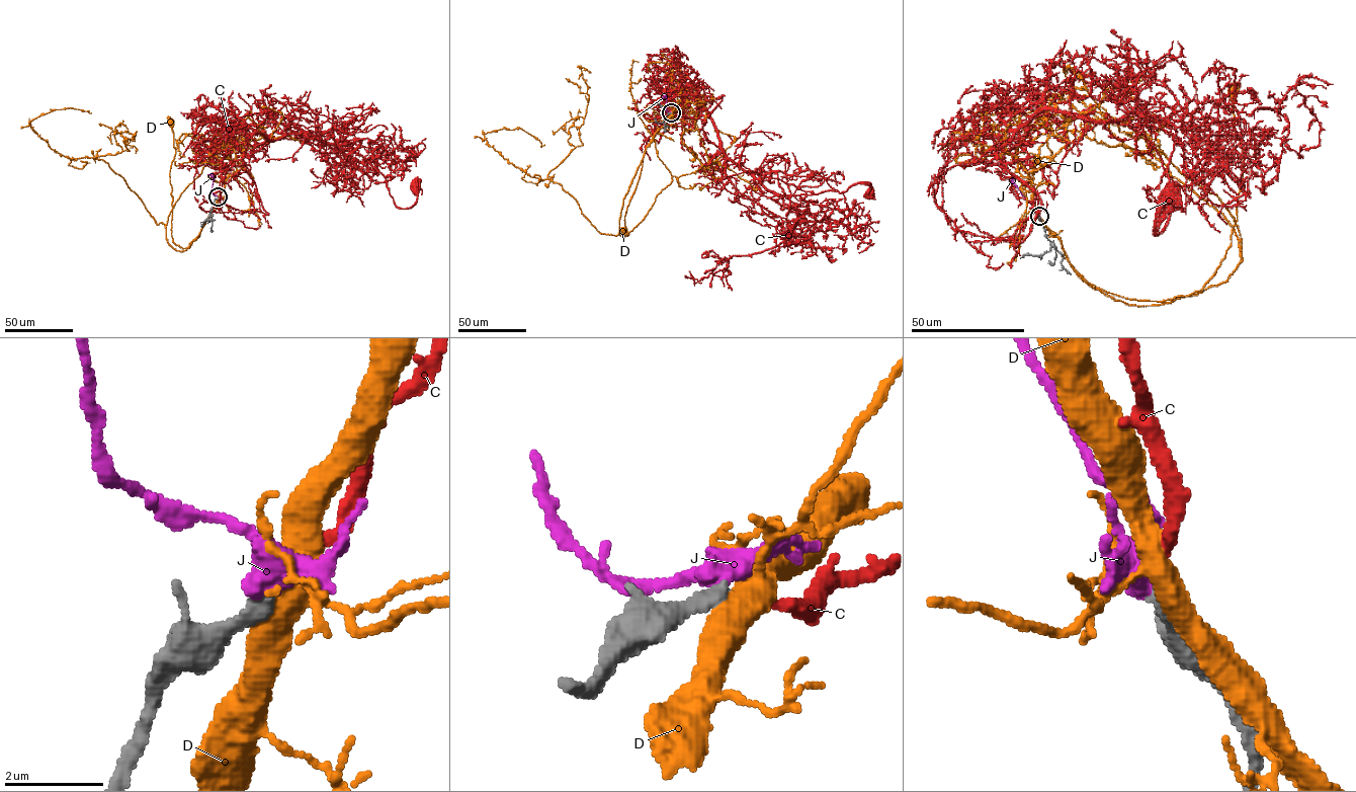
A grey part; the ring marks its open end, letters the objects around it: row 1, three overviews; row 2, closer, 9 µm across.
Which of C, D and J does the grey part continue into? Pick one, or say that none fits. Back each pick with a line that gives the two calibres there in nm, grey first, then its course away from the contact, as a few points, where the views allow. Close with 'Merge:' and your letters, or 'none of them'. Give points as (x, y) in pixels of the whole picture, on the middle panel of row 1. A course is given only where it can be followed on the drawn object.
C: 280 nm thick on the grey side, 220 nm on the other; it runs (671, 112), (680, 105), (685, 86), (710, 119), (721, 150), (775, 193), (839, 192), (866, 182), (869, 194)
Merge: C

